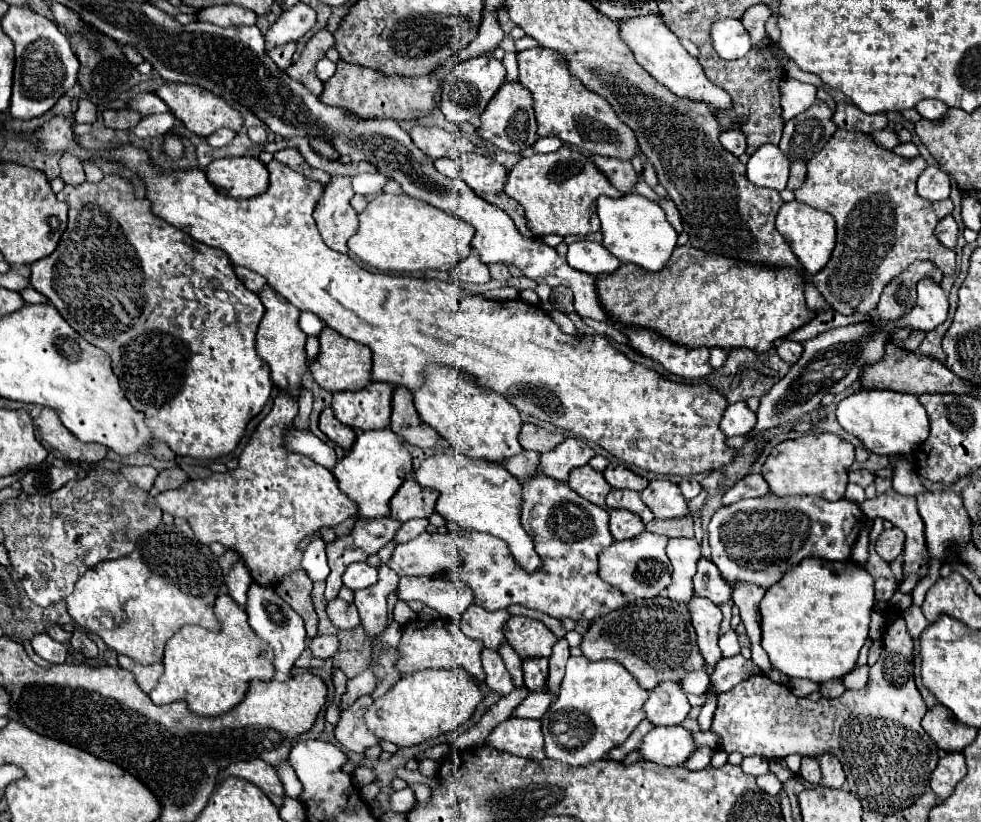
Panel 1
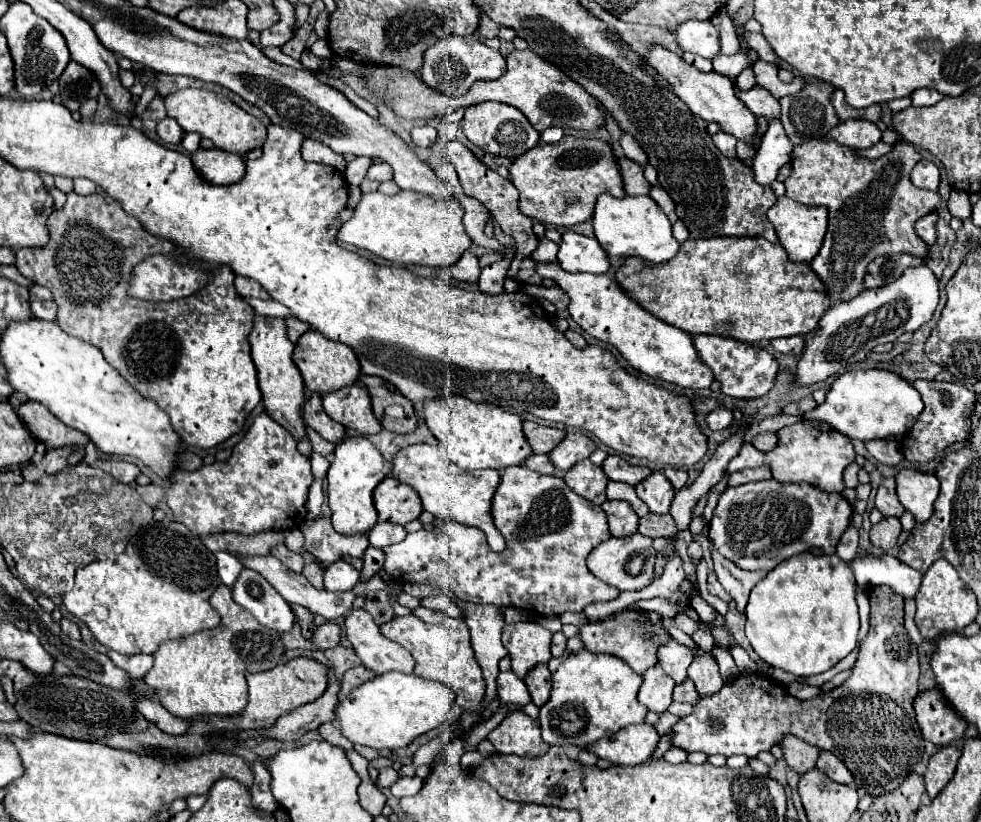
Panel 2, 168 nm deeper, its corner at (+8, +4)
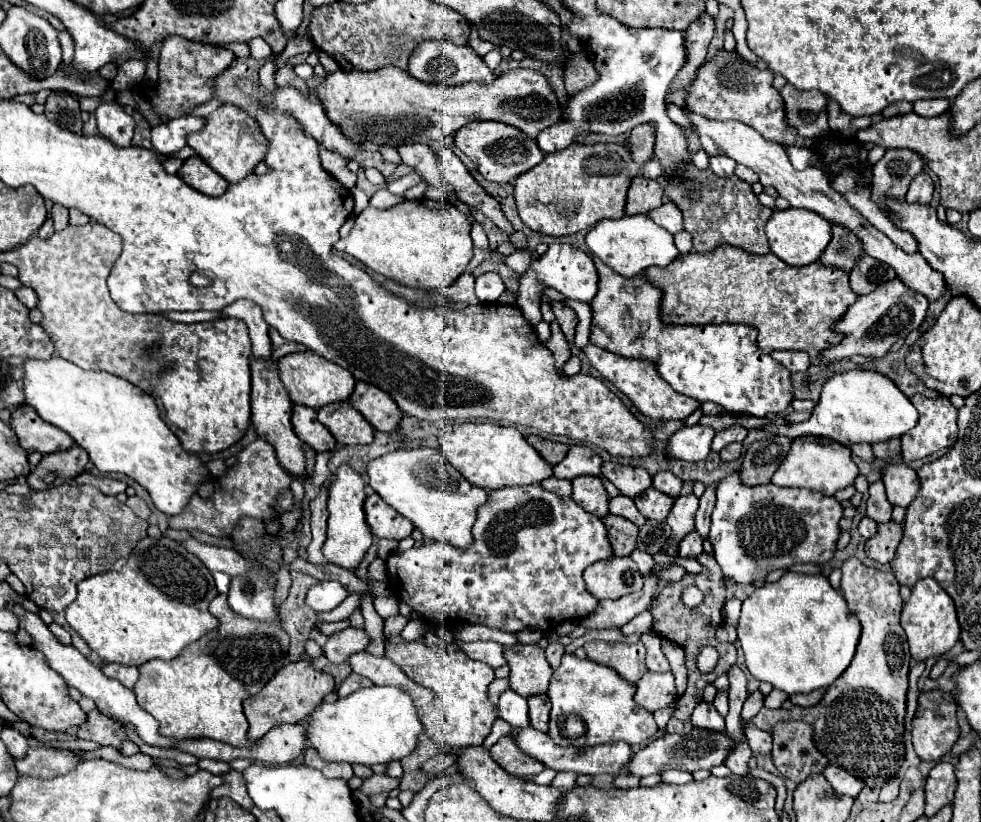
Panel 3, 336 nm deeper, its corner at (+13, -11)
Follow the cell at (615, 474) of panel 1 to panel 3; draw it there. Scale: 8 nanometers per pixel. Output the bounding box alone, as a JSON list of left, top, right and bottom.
[602,462,652,498]

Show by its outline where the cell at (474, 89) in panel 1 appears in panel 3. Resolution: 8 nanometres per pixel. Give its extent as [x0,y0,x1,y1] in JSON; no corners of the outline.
[408,40,496,86]

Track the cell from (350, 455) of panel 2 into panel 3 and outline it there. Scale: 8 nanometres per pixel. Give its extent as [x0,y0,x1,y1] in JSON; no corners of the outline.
[322,464,372,570]

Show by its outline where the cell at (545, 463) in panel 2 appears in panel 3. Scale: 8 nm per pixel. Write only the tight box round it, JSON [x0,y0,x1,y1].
[540,476,572,496]

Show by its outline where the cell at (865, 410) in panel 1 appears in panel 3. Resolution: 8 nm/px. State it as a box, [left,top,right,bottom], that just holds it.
[774,370,918,446]

